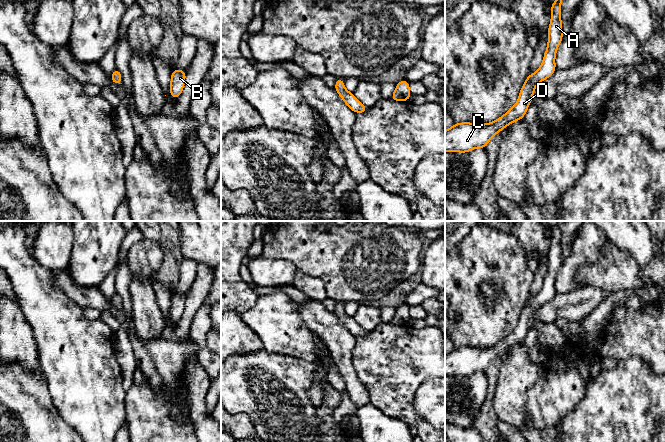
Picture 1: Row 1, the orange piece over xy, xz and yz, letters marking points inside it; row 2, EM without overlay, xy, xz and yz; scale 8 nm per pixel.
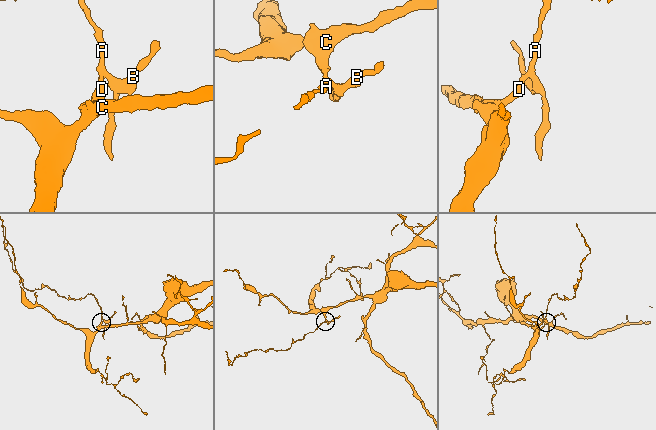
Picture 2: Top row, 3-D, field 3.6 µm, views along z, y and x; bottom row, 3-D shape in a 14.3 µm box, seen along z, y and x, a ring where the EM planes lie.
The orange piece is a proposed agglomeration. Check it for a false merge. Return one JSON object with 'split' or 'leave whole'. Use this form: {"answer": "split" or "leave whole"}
{"answer": "leave whole"}

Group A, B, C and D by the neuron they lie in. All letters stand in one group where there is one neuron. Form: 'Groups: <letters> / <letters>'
Groups: A B C D

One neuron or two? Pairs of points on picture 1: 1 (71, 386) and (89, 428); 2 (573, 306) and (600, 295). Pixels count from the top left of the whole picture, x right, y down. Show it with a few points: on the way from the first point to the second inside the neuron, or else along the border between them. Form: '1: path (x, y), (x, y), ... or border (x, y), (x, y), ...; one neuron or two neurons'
1: path (81, 396), (89, 404), (89, 418); one neuron
2: path (580, 303), (593, 296); one neuron

